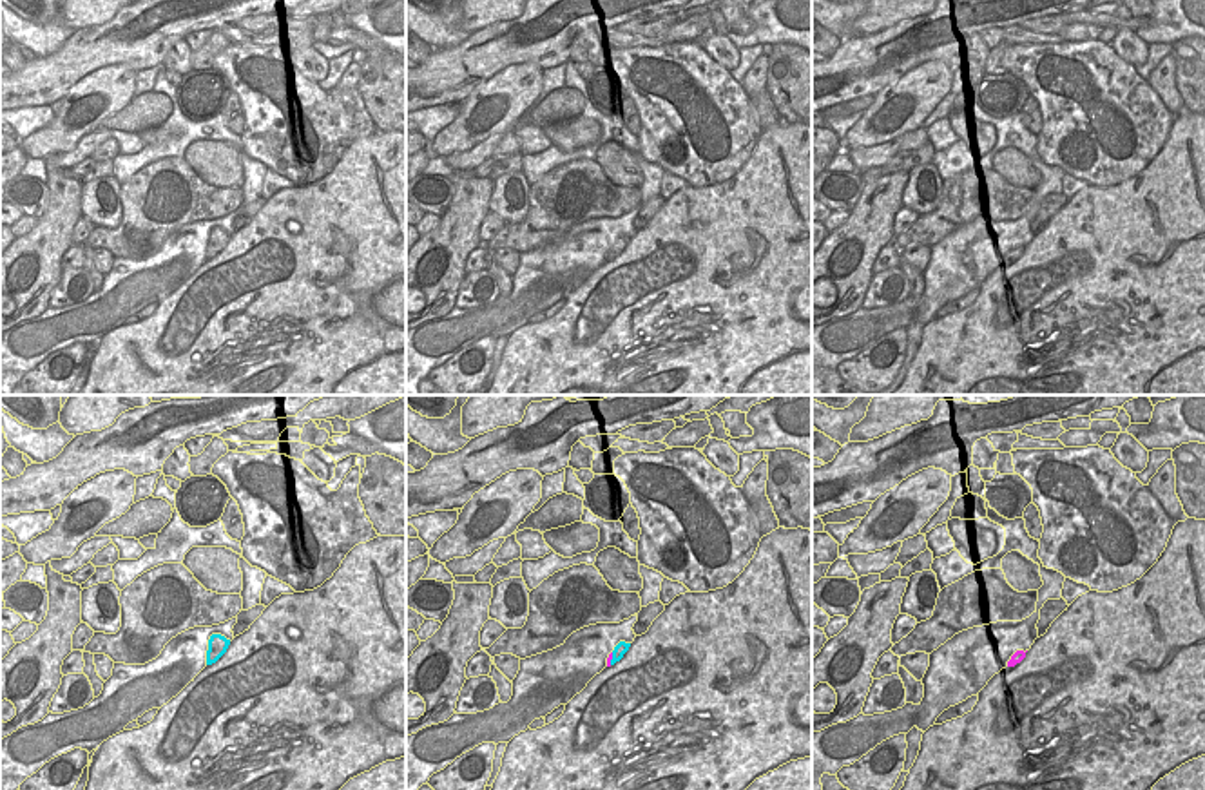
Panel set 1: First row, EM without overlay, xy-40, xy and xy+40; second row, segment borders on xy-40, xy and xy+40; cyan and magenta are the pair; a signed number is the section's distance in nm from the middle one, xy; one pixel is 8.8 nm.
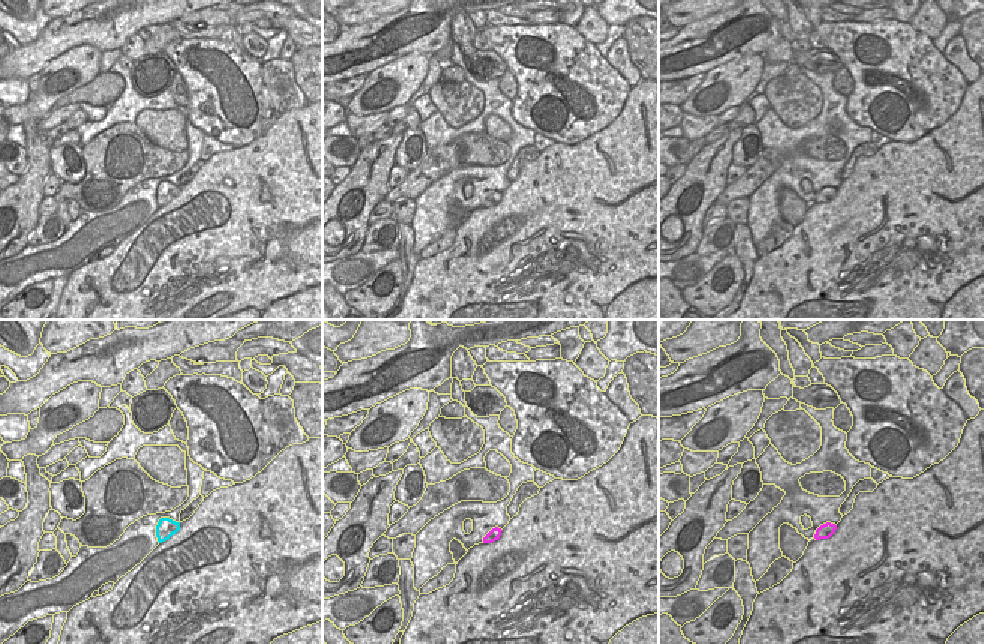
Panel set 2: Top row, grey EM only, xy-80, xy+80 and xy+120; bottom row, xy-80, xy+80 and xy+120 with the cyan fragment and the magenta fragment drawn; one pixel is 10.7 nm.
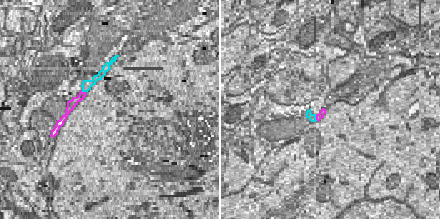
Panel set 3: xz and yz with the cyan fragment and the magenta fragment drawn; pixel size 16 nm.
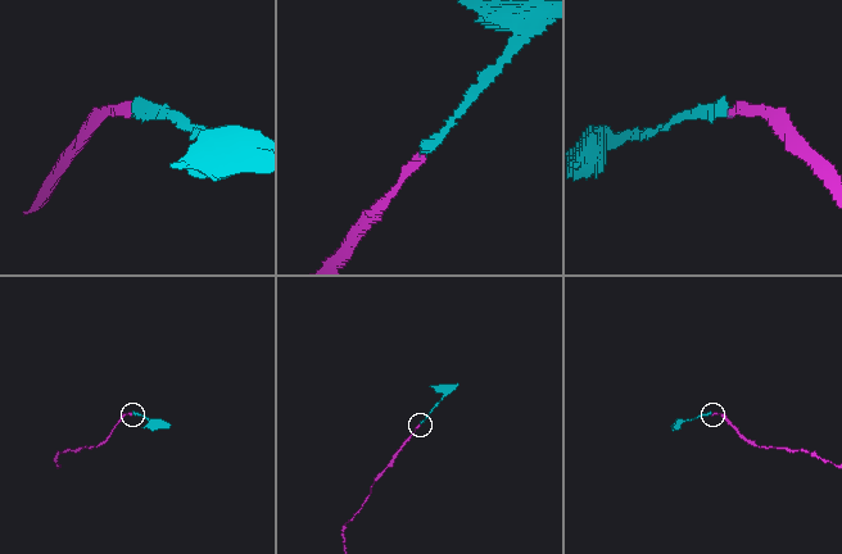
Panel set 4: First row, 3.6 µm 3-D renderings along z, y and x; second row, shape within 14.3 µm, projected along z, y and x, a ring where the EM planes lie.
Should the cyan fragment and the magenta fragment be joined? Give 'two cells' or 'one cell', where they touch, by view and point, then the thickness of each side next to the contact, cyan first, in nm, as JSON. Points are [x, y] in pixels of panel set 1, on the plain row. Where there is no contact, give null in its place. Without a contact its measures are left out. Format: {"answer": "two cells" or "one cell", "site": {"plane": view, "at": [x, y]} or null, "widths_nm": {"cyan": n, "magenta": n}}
{"answer": "one cell", "site": {"plane": "xy", "at": [613, 252]}, "widths_nm": {"cyan": 120, "magenta": 50}}

